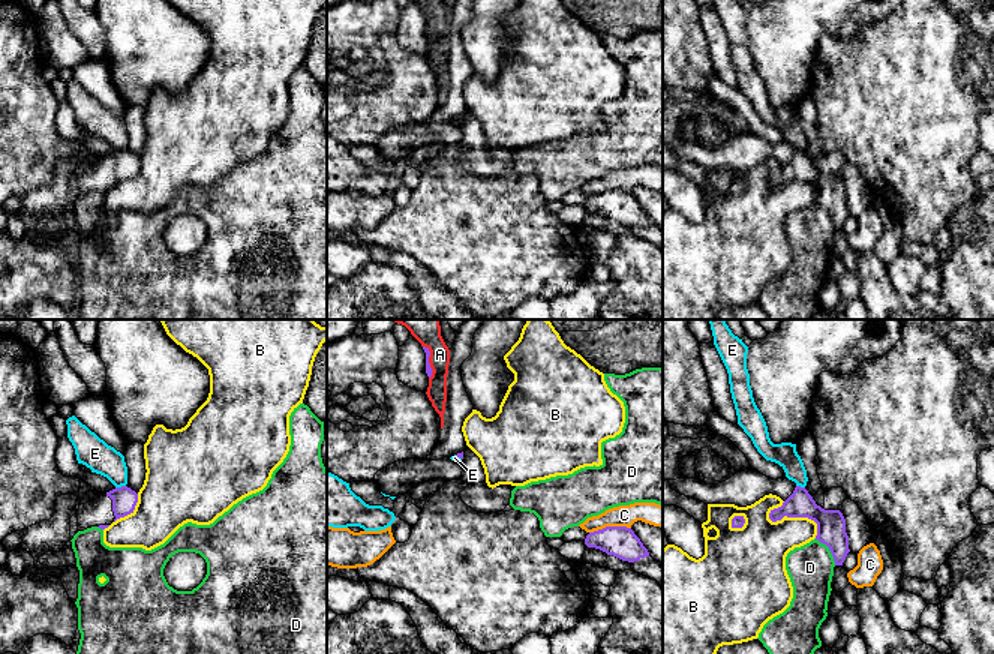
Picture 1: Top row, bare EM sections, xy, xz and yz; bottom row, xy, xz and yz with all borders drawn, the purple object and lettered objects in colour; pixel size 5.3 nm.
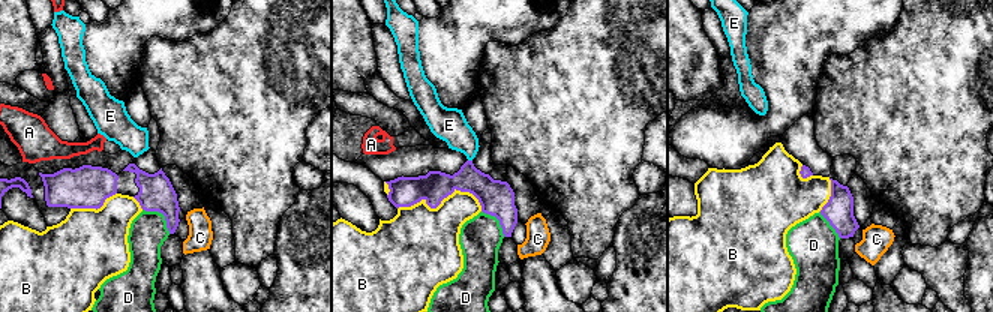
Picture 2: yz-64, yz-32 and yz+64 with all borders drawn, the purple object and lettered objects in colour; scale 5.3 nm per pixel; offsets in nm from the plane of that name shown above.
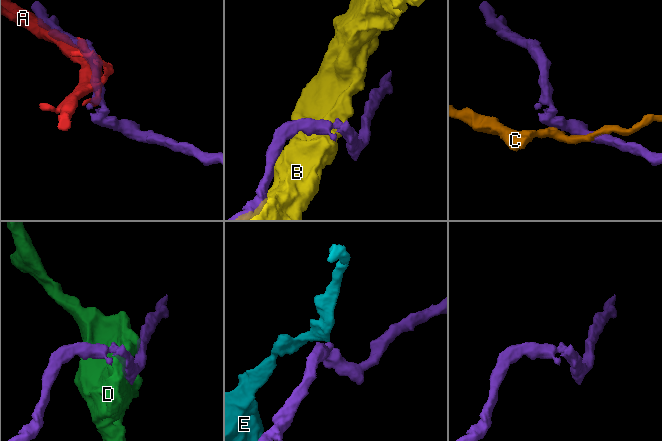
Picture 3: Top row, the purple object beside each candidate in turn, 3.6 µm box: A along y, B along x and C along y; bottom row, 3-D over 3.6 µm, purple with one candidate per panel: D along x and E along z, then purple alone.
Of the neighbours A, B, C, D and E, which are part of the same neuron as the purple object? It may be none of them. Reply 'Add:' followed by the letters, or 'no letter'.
Add: no letter

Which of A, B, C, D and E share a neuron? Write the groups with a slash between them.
A / B / C / D / E

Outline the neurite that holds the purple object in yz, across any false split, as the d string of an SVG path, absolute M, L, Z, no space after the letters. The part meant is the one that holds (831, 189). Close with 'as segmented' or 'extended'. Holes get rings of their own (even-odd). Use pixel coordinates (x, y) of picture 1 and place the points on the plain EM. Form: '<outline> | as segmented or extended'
M796 150L793 158L781 171L771 174L772 186L787 182L808 182L817 188L816 204L826 208L834 220L835 230L843 230L849 213L846 183L840 174L825 174L816 168L805 152Z | as segmented

